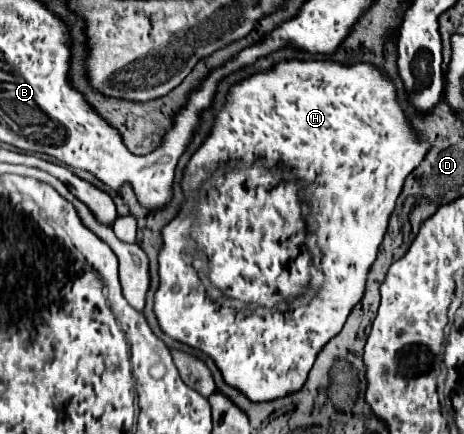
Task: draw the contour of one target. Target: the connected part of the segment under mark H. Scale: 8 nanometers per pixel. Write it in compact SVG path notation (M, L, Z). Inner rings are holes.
M316 60L276 64L272 70L230 88L228 104L218 112L212 134L192 156L184 172L186 182L190 182L194 190L200 186L198 172L214 174L218 168L228 168L226 176L214 180L216 190L212 190L210 184L202 184L204 190L200 188L200 202L196 204L200 222L194 226L194 238L198 238L202 250L198 258L190 252L196 250L196 242L186 238L186 230L174 232L174 224L180 222L170 222L164 228L164 246L162 256L158 258L160 288L154 296L158 306L154 306L154 312L160 328L170 338L208 354L220 368L226 384L242 390L252 402L266 402L300 390L318 352L342 330L344 320L348 318L346 306L352 310L364 294L366 272L376 260L404 178L428 152L428 144L418 140L416 132L408 126L394 94L394 84L382 70L370 64L342 66L338 62ZM298 190L302 190L308 208L304 220L310 232L316 234L320 246L320 256L314 258L314 264L322 272L324 282L310 304L294 310L272 310L274 302L300 296L302 288L310 282L310 258L302 258L306 252L300 252L304 238ZM200 258L208 258L210 266ZM208 286L212 286L214 294L206 290ZM220 290L232 300L244 302L240 308L246 306L246 312L218 304L218 300L226 302L226 296Z

